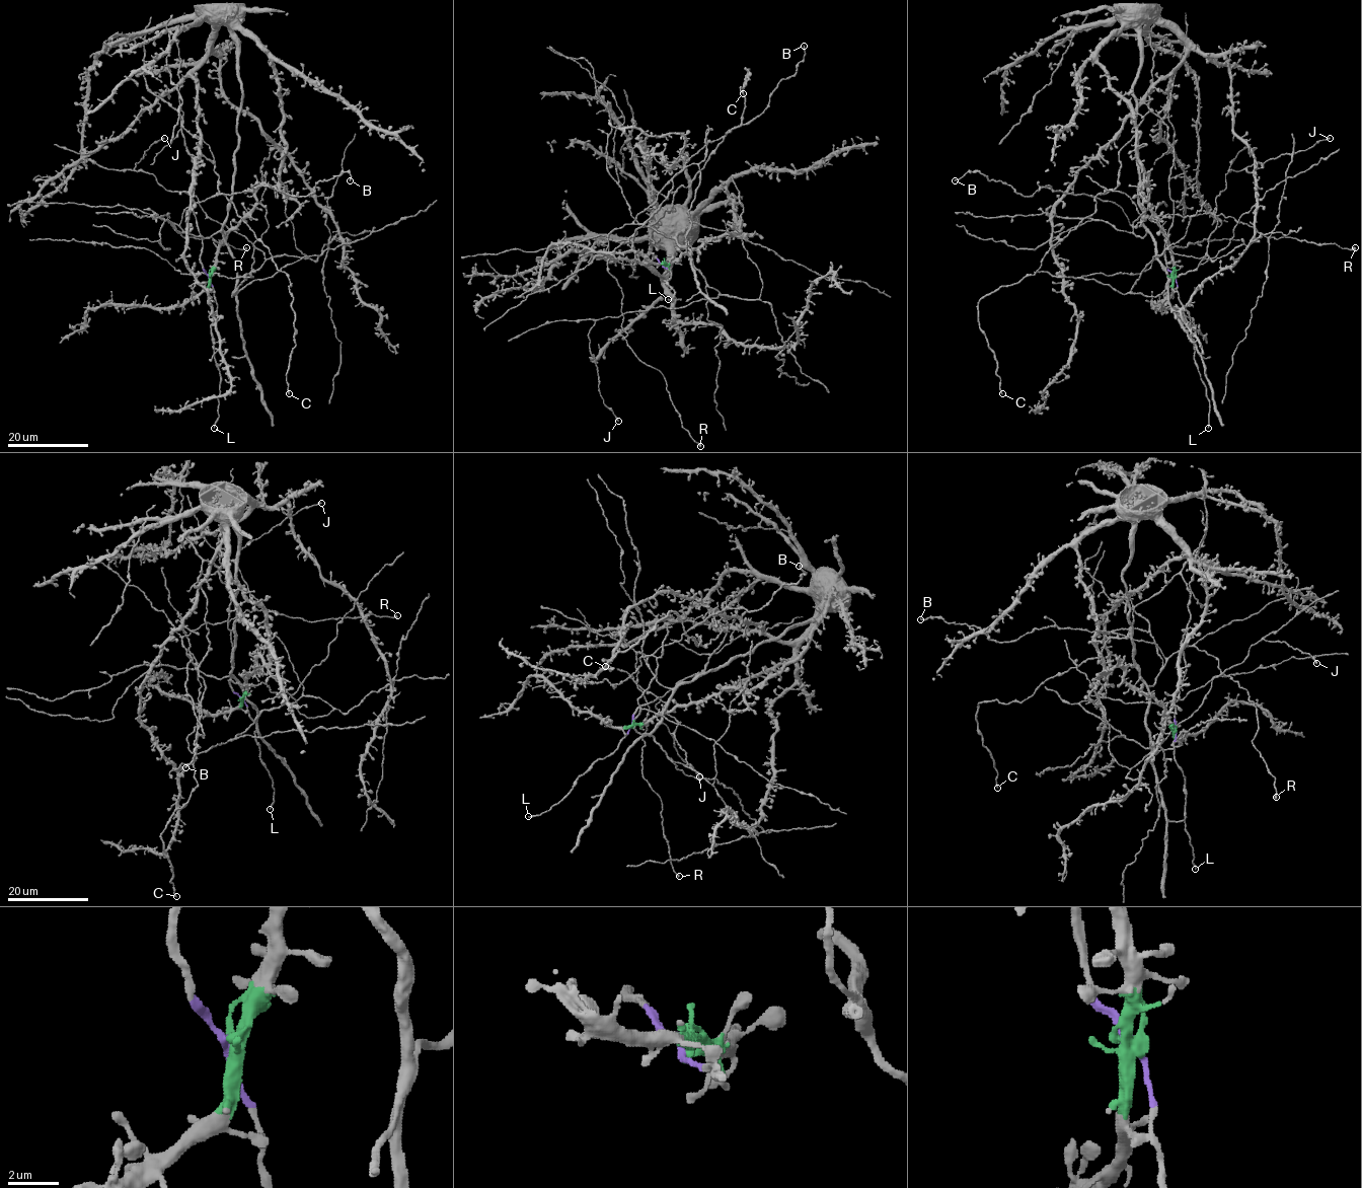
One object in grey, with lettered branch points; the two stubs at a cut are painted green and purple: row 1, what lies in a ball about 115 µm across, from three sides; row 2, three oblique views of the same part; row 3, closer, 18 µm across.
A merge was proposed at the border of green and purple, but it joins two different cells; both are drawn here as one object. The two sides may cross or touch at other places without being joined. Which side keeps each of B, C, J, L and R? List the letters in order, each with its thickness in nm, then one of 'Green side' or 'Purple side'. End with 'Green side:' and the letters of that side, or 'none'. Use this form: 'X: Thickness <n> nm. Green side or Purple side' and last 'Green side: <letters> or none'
B: Thickness 220 nm. Green side
C: Thickness 280 nm. Purple side
J: Thickness 280 nm. Green side
L: Thickness 140 nm. Purple side
R: Thickness 360 nm. Green side
Green side: B, J, R

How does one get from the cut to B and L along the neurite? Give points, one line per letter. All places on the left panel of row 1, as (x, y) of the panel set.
B: (208, 277), (263, 184), (284, 194), (309, 257), (238, 278), (219, 231), (180, 226), (192, 205), (350, 180)
L: (208, 277), (217, 306), (211, 337), (220, 383), (218, 418), (213, 428)

